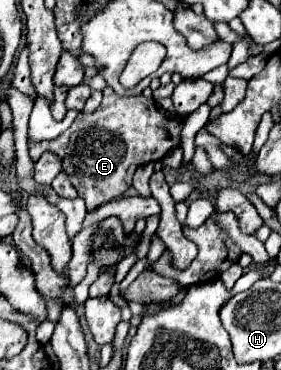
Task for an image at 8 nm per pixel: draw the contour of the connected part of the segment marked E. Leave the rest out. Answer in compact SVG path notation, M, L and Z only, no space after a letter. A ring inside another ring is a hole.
M109 87L103 89L103 101L93 113L79 113L73 125L63 131L61 143L59 137L53 141L29 141L29 155L33 161L41 157L43 151L55 151L59 155L59 145L65 147L63 171L69 175L73 187L79 191L79 197L85 201L87 211L95 211L97 207L121 197L131 187L131 177L139 165L147 165L151 161L161 161L167 151L181 143L181 117L163 117L153 99L143 95L139 97L119 97ZM93 131L107 131L109 135L89 135Z

